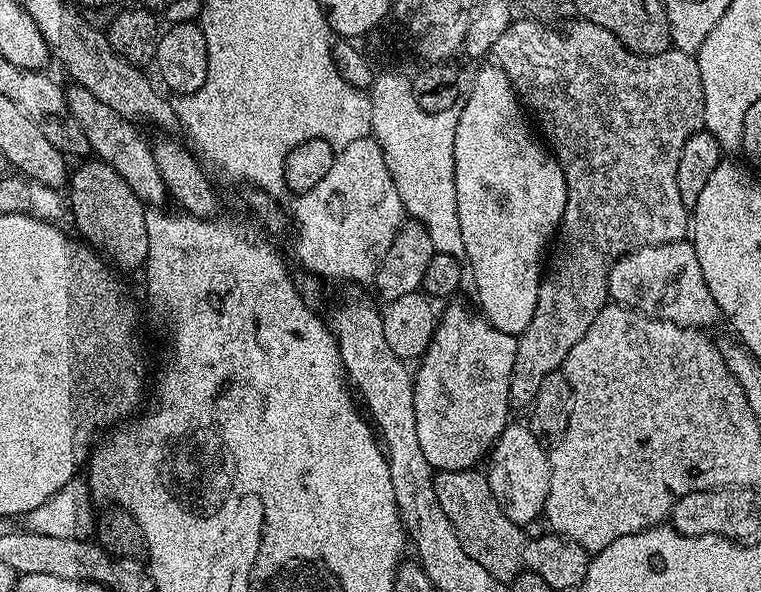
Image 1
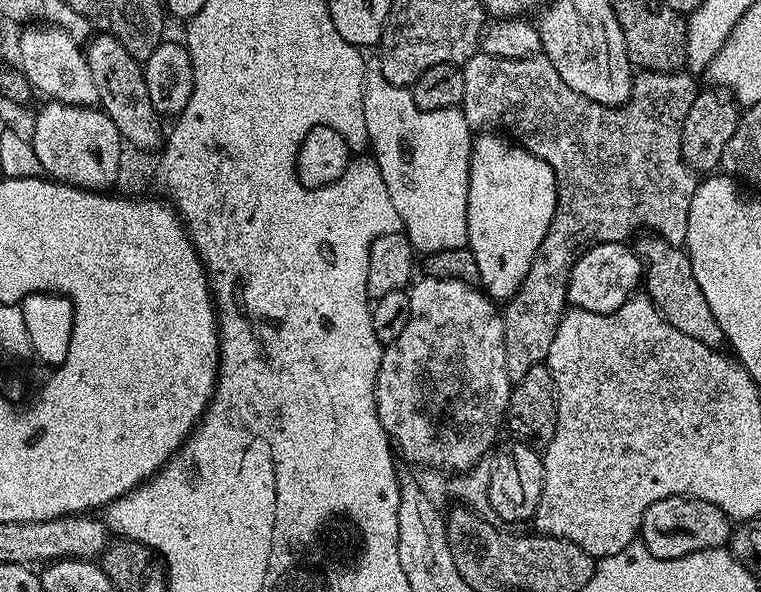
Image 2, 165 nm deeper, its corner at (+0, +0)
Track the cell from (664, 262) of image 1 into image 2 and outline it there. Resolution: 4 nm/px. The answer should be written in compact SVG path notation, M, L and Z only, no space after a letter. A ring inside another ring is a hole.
M627 243L594 244L580 253L572 264L572 273L568 276L568 303L582 312L613 312L641 287L643 274L644 265L640 257Z

